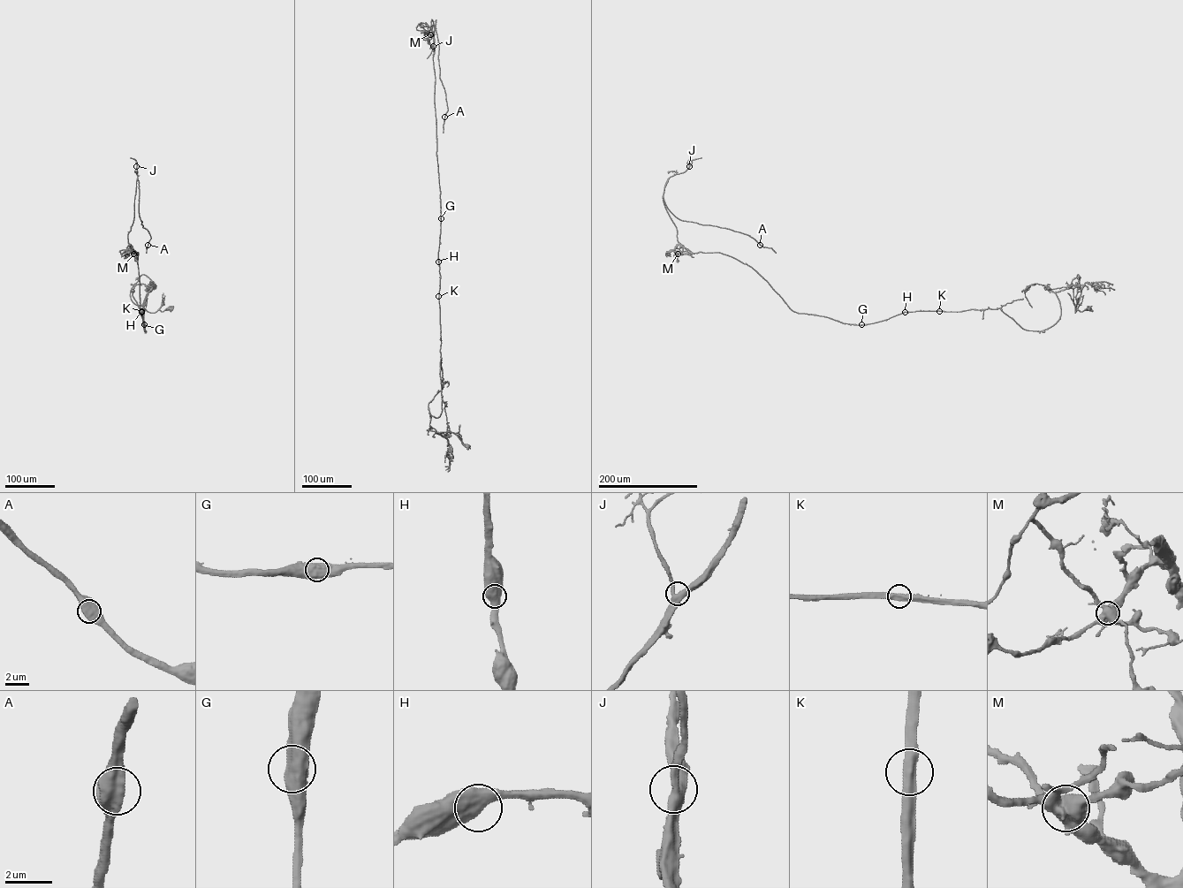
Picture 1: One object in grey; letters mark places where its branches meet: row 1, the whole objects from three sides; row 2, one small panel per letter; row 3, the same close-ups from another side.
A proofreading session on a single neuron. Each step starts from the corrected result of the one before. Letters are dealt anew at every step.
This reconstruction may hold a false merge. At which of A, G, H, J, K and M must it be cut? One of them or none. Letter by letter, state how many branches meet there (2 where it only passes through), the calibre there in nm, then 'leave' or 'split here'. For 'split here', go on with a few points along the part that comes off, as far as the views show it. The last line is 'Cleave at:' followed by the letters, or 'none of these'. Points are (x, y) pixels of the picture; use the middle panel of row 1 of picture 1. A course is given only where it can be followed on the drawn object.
A: branches 2; calibre 800 nm; leave
G: branches 2; calibre 600 nm; leave
H: branches 2; calibre 600 nm; leave
J: branches 3; calibre 420 nm; leave
K: branches 2; calibre 480 nm; leave
M: branches 4; calibre 600 nm; split here; course (430, 34), (424, 31), (423, 36), (431, 19), (435, 25), (436, 19), (439, 77), (448, 110), (443, 132)
Cleave at: M

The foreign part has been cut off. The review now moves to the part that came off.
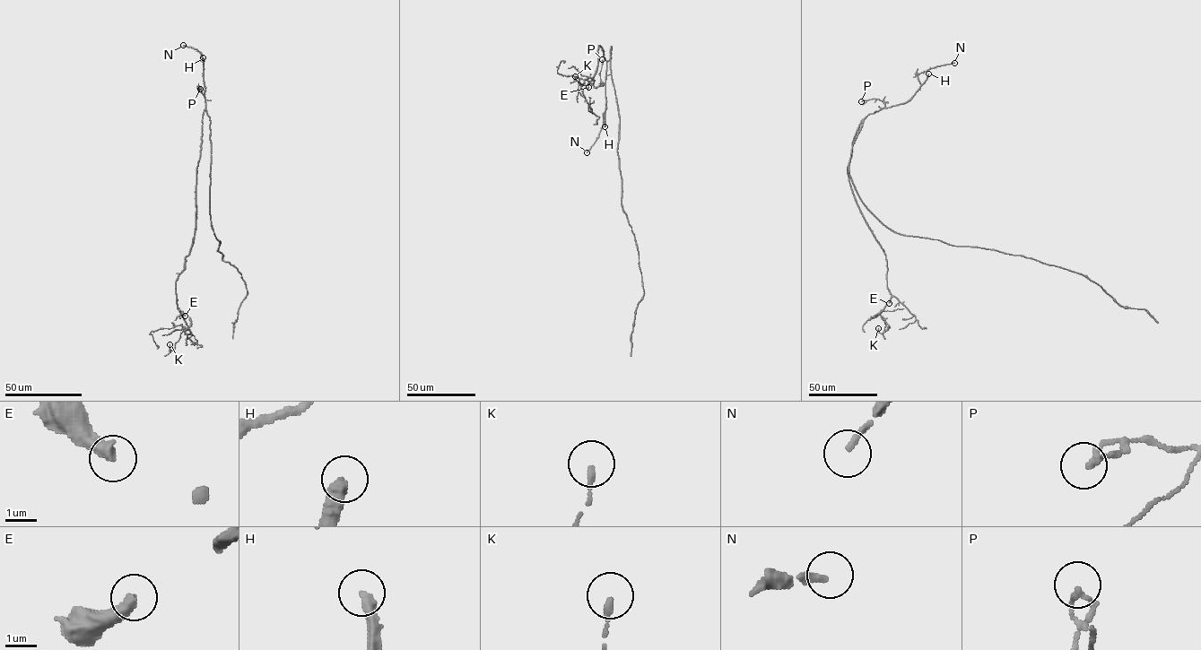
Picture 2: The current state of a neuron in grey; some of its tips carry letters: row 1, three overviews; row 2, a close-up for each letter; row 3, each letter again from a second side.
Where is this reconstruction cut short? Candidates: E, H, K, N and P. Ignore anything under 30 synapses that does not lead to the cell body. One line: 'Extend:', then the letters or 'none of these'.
Extend: H, N

